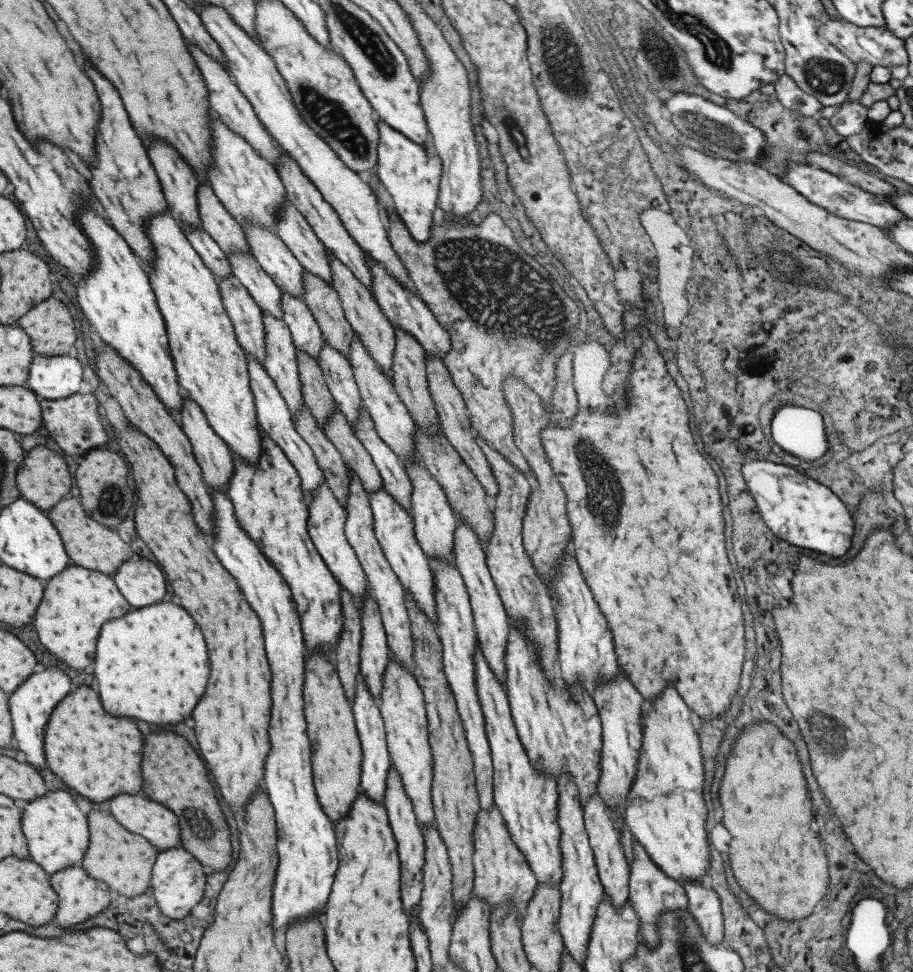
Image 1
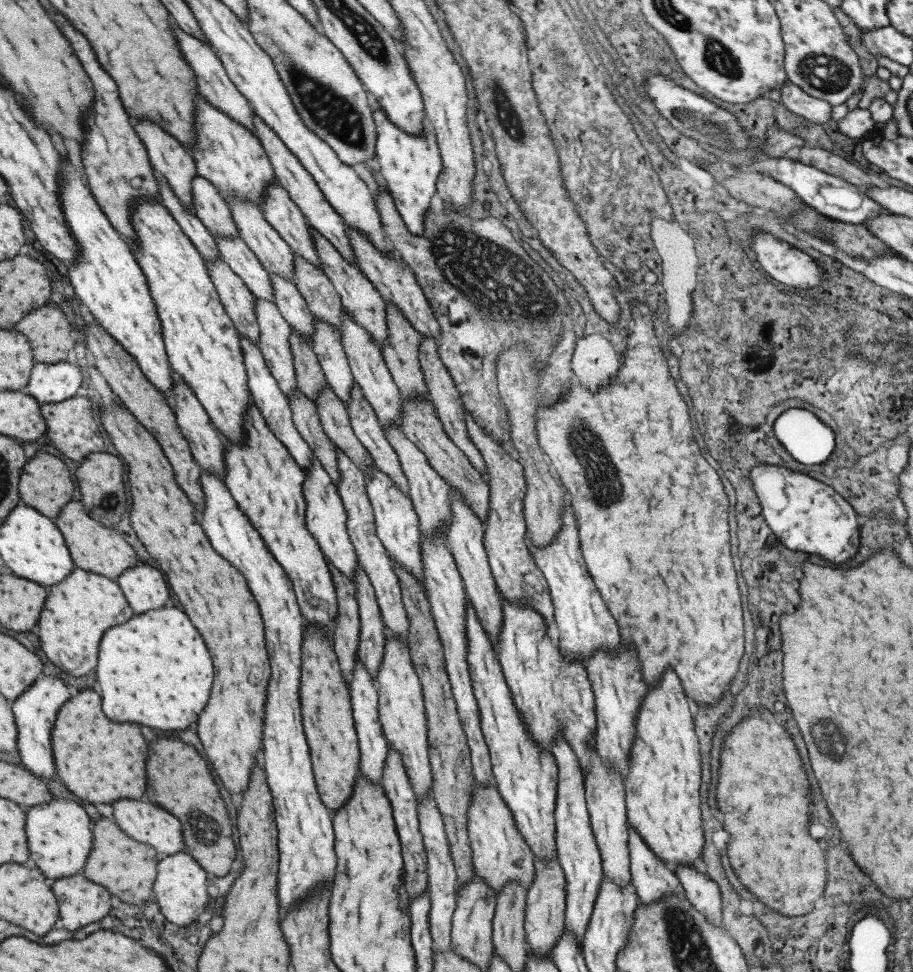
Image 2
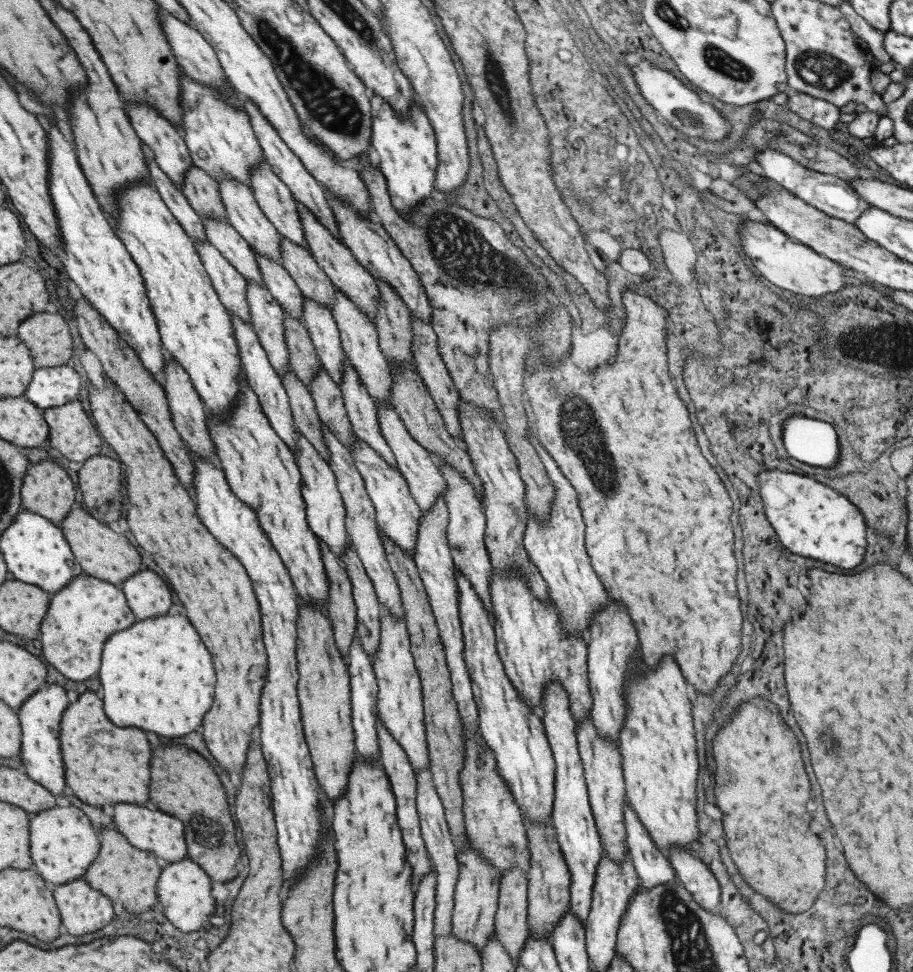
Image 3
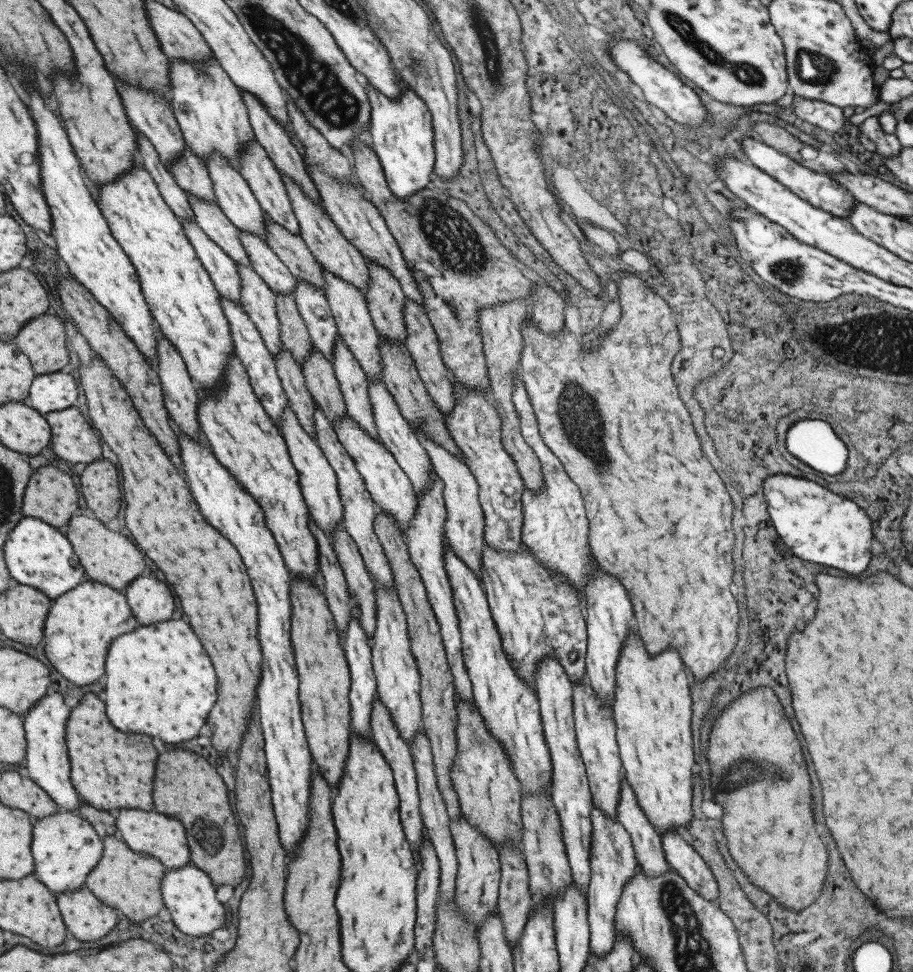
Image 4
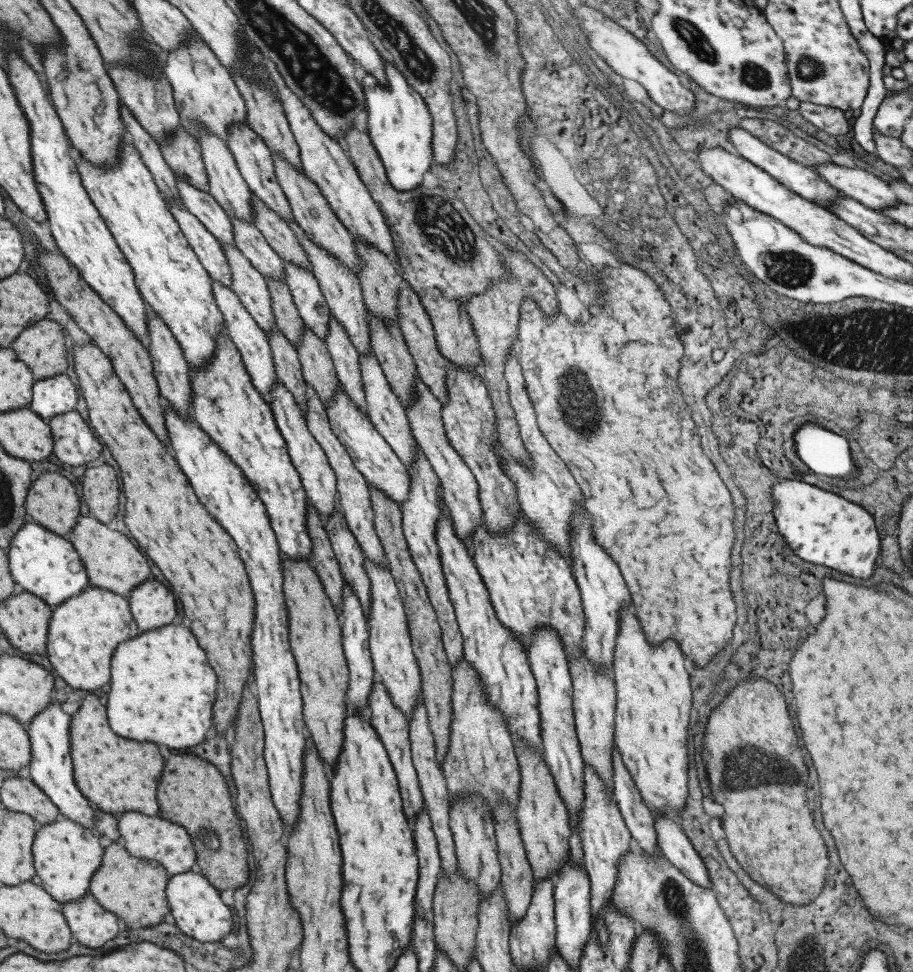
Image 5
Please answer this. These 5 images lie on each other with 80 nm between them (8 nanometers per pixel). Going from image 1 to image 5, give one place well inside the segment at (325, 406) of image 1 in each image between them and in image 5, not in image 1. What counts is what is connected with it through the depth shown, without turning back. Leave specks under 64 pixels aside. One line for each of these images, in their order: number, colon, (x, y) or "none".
2: (309, 378)
3: (303, 361)
4: (292, 332)
5: (286, 318)

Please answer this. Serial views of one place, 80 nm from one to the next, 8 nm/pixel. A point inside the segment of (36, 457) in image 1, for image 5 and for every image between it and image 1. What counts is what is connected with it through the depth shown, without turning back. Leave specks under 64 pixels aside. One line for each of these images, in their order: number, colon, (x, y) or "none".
2: (44, 484)
3: (46, 489)
4: (49, 495)
5: (50, 501)

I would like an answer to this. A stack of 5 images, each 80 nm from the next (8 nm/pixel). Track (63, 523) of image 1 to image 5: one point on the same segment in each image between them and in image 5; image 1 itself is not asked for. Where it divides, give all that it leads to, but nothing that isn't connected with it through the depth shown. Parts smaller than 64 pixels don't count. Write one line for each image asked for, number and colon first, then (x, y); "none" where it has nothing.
2: (95, 548)
3: (100, 553)
4: (108, 558)
5: (116, 565)

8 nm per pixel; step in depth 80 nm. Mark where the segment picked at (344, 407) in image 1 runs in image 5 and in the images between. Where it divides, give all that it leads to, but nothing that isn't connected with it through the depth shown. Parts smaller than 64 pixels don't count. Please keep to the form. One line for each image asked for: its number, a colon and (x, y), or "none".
2: (325, 344)
3: (320, 325)
4: (311, 304)
5: (310, 303)

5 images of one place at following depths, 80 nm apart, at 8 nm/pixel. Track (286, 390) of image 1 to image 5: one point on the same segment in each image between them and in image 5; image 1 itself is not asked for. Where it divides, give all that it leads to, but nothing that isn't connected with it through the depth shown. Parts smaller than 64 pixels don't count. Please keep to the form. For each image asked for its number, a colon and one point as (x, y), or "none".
2: (274, 330)
3: (266, 319)
4: (257, 300)
5: (249, 285)

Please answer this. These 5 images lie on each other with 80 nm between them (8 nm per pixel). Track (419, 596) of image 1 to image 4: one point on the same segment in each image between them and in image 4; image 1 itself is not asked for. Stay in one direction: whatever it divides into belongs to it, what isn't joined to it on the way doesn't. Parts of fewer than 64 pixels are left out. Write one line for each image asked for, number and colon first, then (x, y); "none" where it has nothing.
2: (395, 524)
3: (397, 517)
4: (389, 487)

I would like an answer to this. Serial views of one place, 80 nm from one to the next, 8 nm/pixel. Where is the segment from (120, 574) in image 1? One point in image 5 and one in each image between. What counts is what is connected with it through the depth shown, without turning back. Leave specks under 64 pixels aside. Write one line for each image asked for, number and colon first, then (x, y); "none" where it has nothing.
2: (143, 587)
3: (146, 594)
4: (149, 601)
5: (150, 604)

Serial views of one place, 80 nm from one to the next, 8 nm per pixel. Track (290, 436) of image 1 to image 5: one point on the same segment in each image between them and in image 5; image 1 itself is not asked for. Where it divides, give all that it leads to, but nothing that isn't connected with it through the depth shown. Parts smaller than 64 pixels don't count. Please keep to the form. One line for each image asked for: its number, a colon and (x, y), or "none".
2: (273, 406)
3: (261, 378)
4: (258, 362)
5: (252, 345)

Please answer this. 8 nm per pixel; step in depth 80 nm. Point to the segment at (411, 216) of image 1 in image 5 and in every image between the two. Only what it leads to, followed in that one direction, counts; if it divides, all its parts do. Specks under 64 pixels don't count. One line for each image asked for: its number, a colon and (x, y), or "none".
2: (409, 164)
3: (406, 148)
4: (401, 134)
5: (399, 126)

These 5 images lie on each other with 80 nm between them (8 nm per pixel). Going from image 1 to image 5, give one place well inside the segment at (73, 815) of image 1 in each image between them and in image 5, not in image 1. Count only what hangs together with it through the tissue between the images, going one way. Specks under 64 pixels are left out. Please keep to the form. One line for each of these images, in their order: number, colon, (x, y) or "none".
2: (59, 837)
3: (62, 842)
4: (64, 847)
5: (64, 854)

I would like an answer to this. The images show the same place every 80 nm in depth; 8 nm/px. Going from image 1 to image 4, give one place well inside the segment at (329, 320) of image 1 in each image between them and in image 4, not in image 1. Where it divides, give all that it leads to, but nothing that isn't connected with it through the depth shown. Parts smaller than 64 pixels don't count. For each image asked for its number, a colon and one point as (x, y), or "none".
2: (322, 301)
3: (312, 282)
4: (291, 250)

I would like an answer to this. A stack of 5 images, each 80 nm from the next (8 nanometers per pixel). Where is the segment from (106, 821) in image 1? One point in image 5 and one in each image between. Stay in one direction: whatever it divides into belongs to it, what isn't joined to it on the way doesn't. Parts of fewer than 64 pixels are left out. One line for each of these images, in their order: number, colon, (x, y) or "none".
2: (126, 869)
3: (120, 872)
4: (129, 881)
5: (132, 888)

